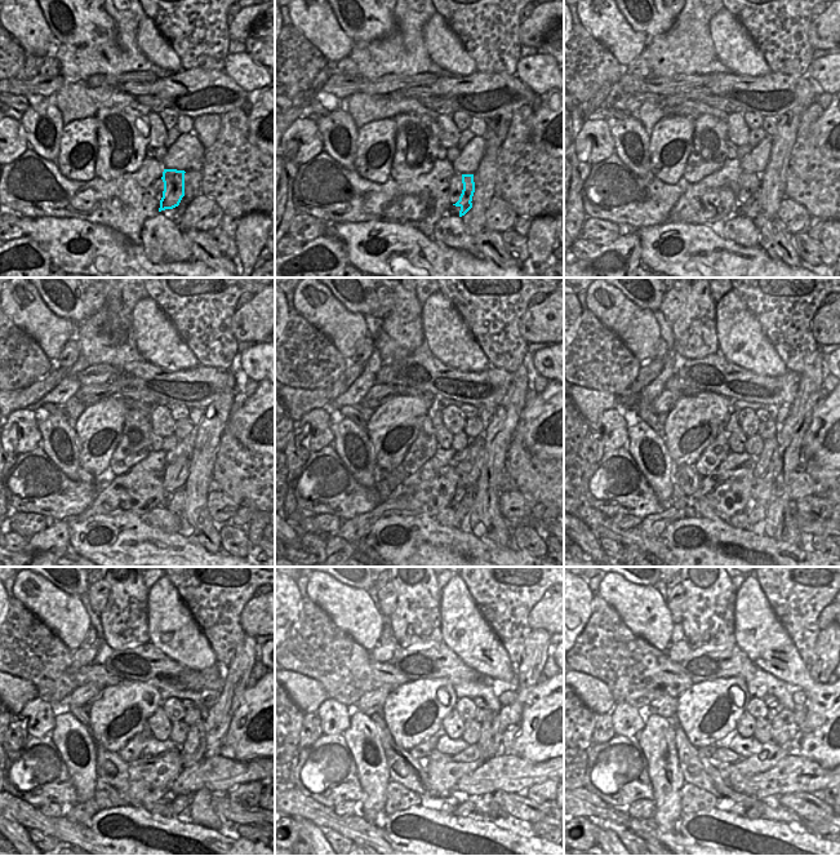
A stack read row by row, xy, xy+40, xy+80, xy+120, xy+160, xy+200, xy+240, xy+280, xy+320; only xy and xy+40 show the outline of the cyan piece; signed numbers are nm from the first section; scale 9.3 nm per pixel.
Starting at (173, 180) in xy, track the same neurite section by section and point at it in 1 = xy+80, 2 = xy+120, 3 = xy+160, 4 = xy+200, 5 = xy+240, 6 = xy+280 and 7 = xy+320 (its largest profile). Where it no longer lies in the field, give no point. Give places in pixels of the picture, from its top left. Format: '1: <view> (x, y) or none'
1: xy+80 (754, 203)
2: xy+120 (176, 505)
3: xy+160 (463, 508)
4: xy+200 (758, 513)
5: xy+240 (181, 802)
6: xy+280 (467, 807)
7: xy+320 (751, 814)

